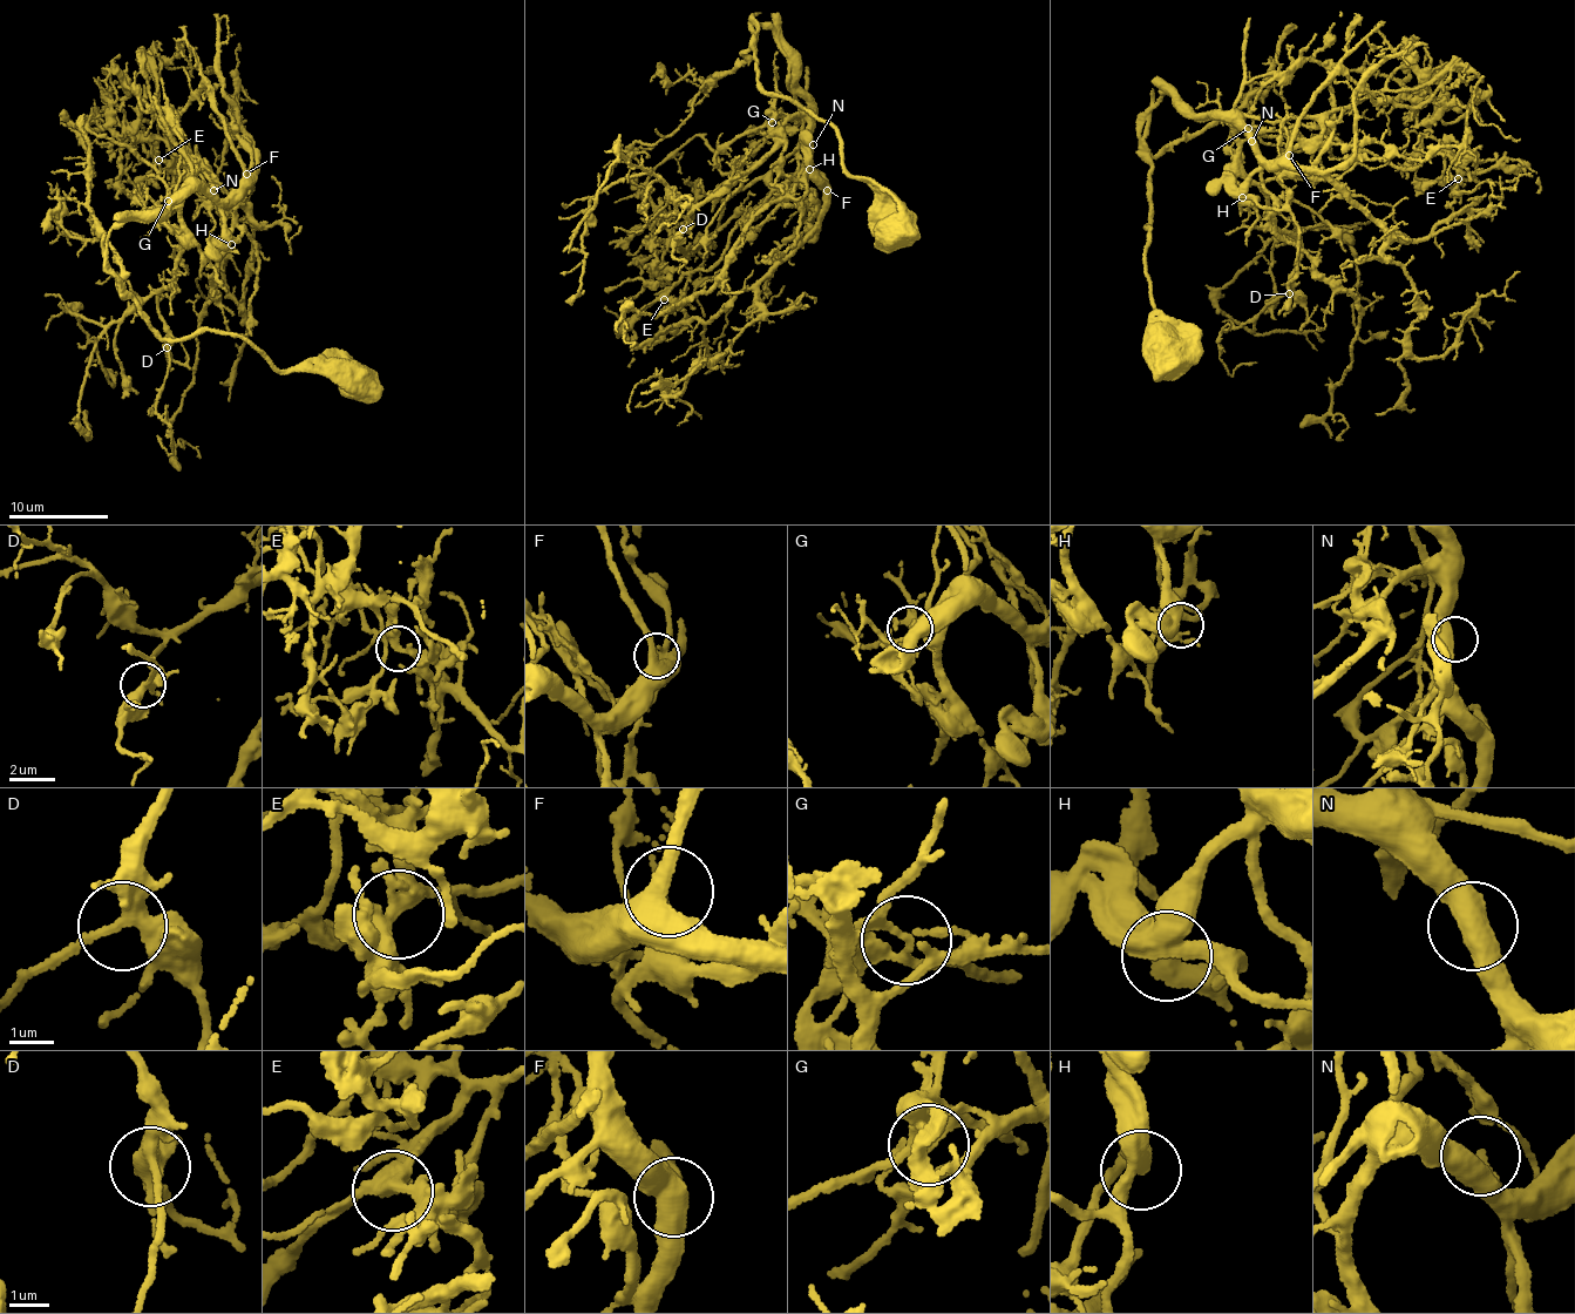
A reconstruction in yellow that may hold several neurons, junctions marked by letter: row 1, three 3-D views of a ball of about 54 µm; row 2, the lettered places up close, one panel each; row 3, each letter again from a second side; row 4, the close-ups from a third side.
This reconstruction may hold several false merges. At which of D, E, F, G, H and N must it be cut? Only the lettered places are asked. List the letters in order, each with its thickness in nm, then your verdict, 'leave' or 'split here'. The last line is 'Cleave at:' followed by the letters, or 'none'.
D: calibre 280 nm; leave
E: calibre 320 nm; leave
F: calibre 480 nm; leave
G: calibre 160 nm; split here
H: calibre 420 nm; leave
N: calibre 480 nm; leave
Cleave at: G

